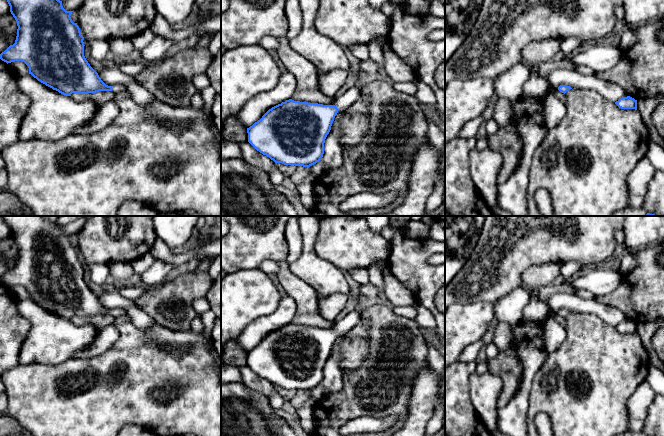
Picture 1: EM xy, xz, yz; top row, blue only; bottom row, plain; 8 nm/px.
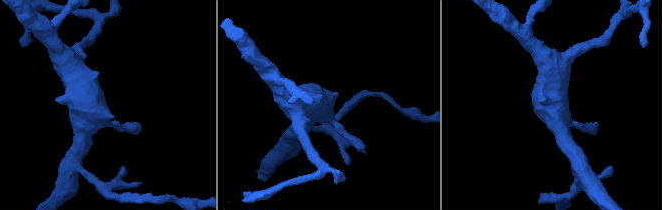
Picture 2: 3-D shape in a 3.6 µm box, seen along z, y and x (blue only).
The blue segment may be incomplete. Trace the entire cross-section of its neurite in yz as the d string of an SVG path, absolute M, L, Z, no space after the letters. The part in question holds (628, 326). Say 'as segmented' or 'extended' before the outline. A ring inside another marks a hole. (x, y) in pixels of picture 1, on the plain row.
as segmented; M627 320L622 321L615 328L621 333L635 333L637 334L637 324L634 322Z

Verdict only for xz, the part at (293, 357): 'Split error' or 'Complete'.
Split error

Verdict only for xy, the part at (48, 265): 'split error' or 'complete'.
split error

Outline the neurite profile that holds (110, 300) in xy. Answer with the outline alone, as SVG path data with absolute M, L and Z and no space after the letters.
M119 291L107 292L98 297L101 304L108 310L123 308L126 314L131 318L133 324L140 329L146 329L153 326L156 320L141 310L135 301L123 297Z

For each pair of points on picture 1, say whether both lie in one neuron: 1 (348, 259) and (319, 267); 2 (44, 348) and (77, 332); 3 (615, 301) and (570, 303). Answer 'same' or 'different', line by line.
1: different
2: same
3: different

